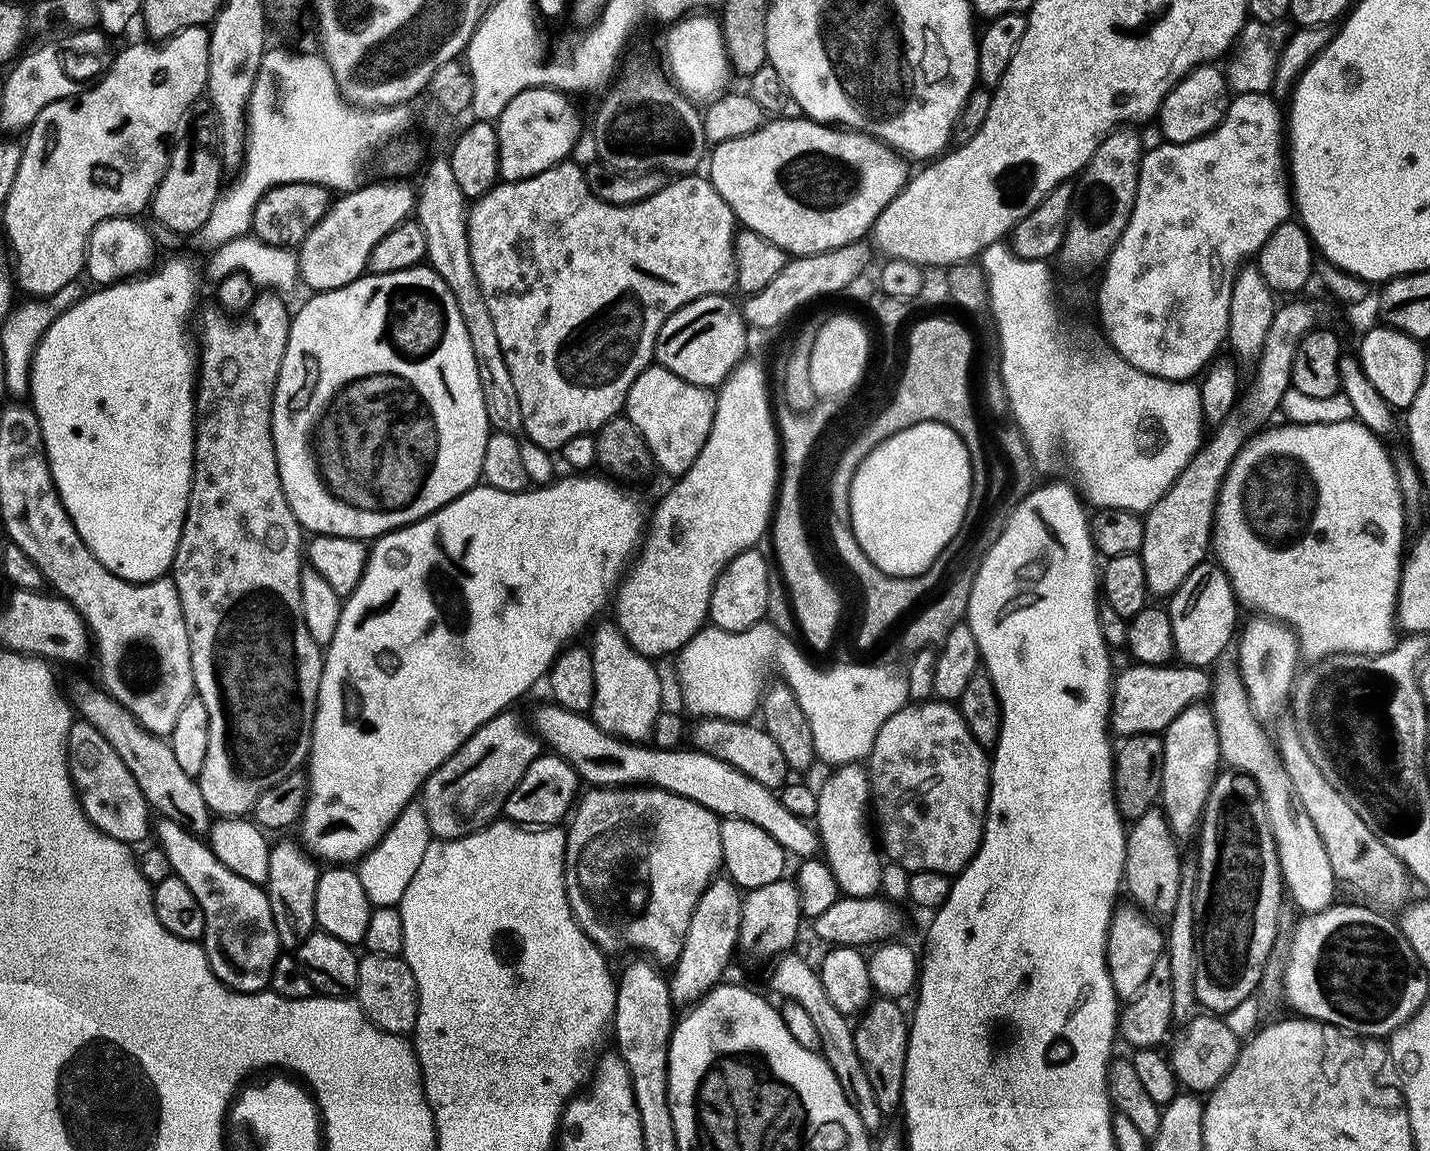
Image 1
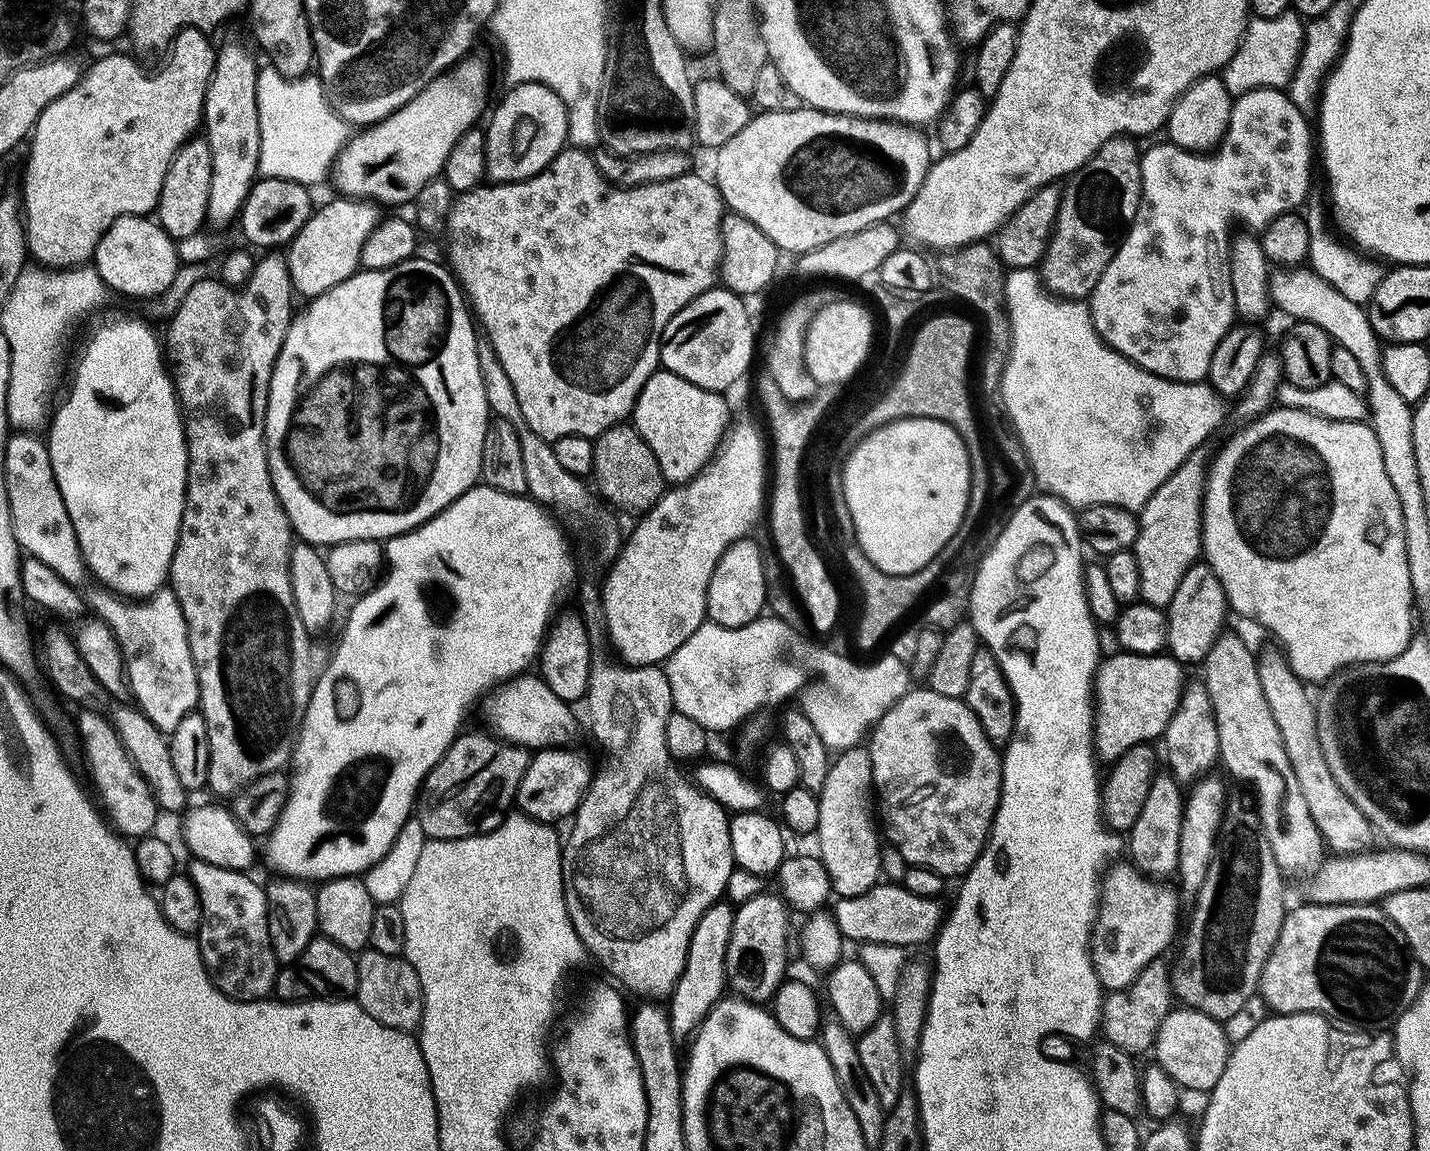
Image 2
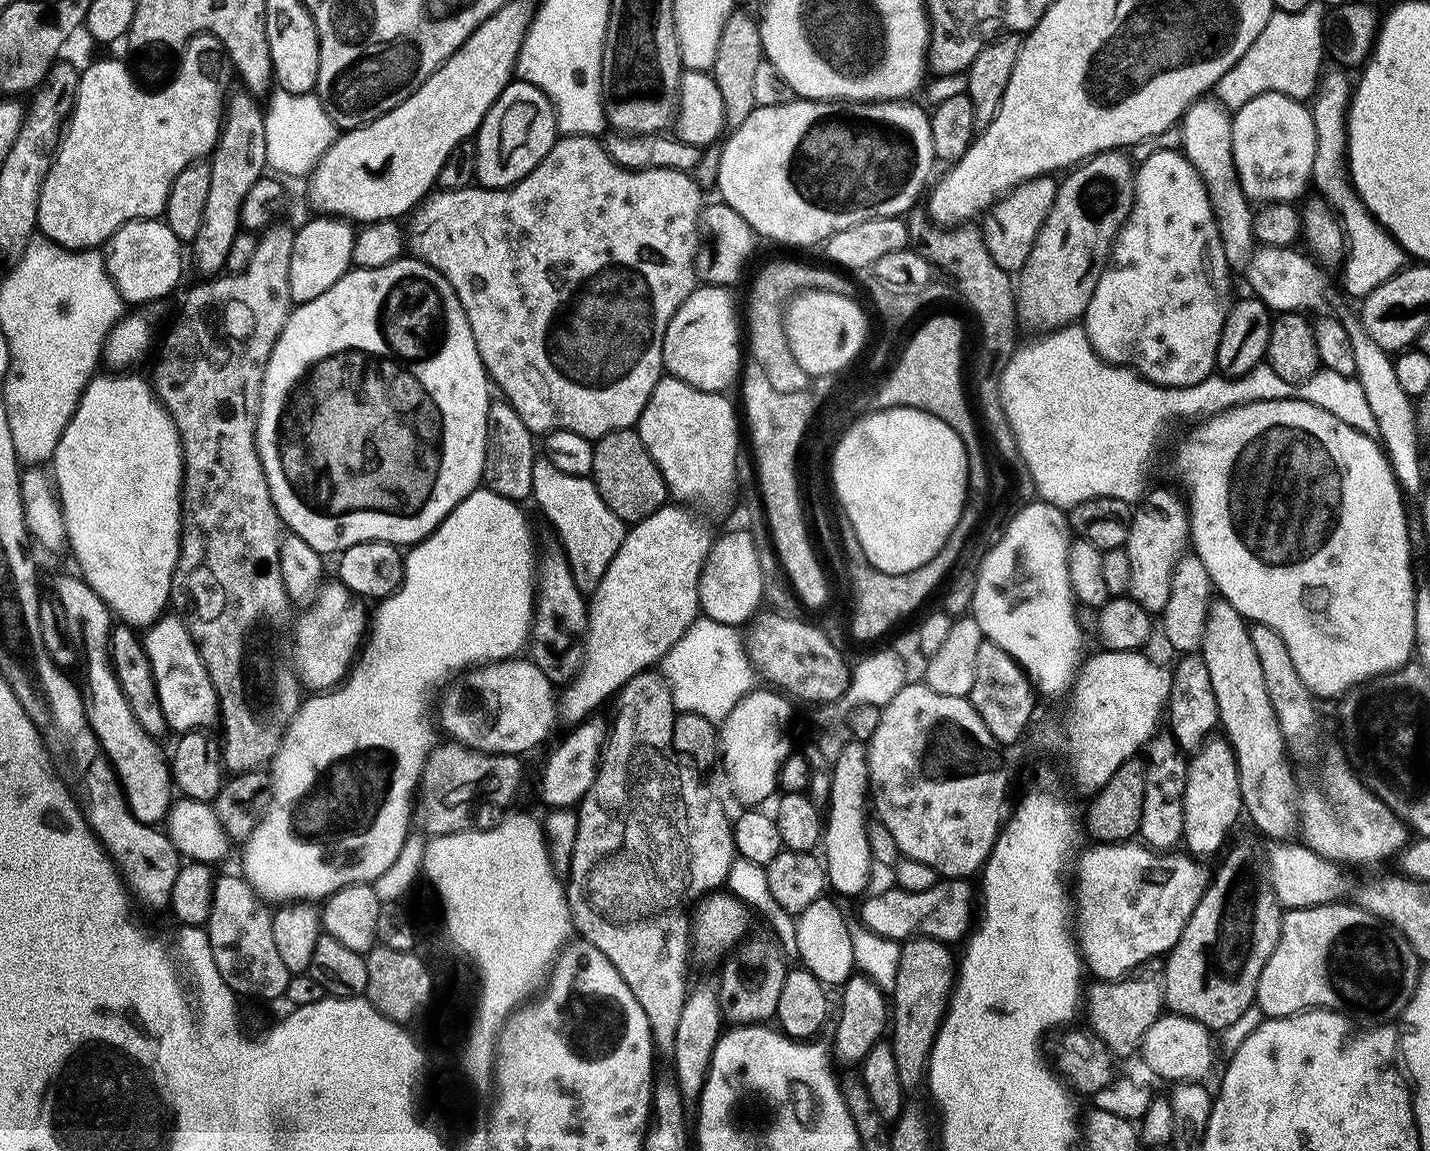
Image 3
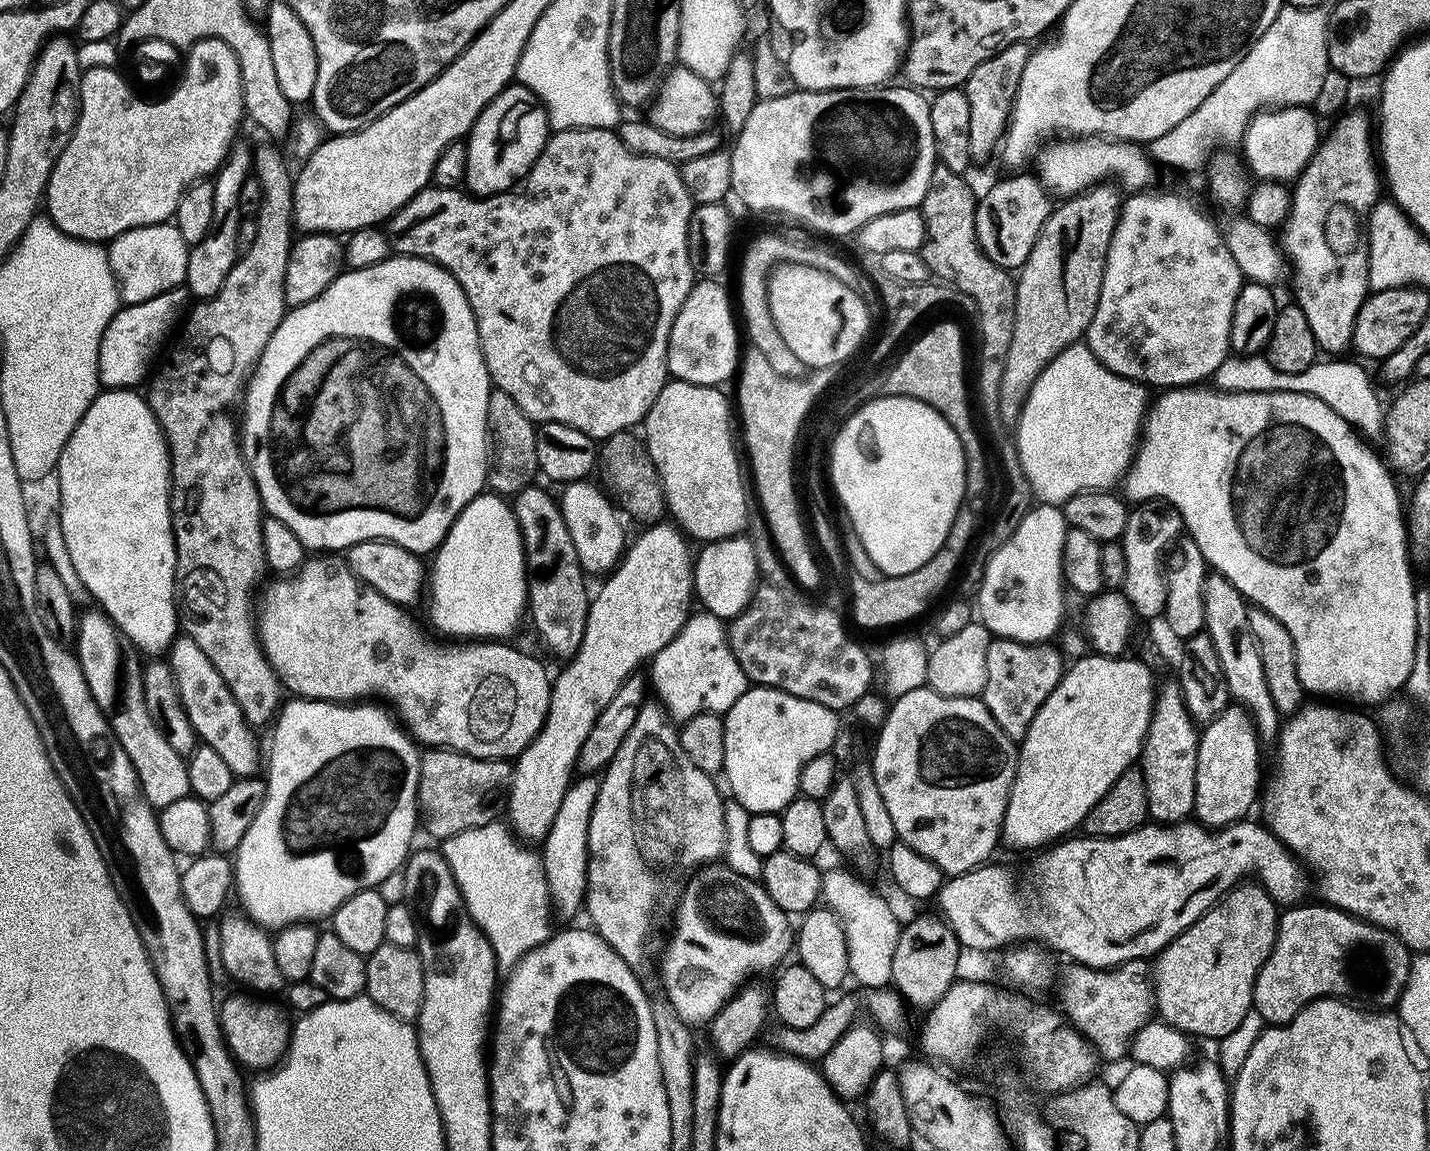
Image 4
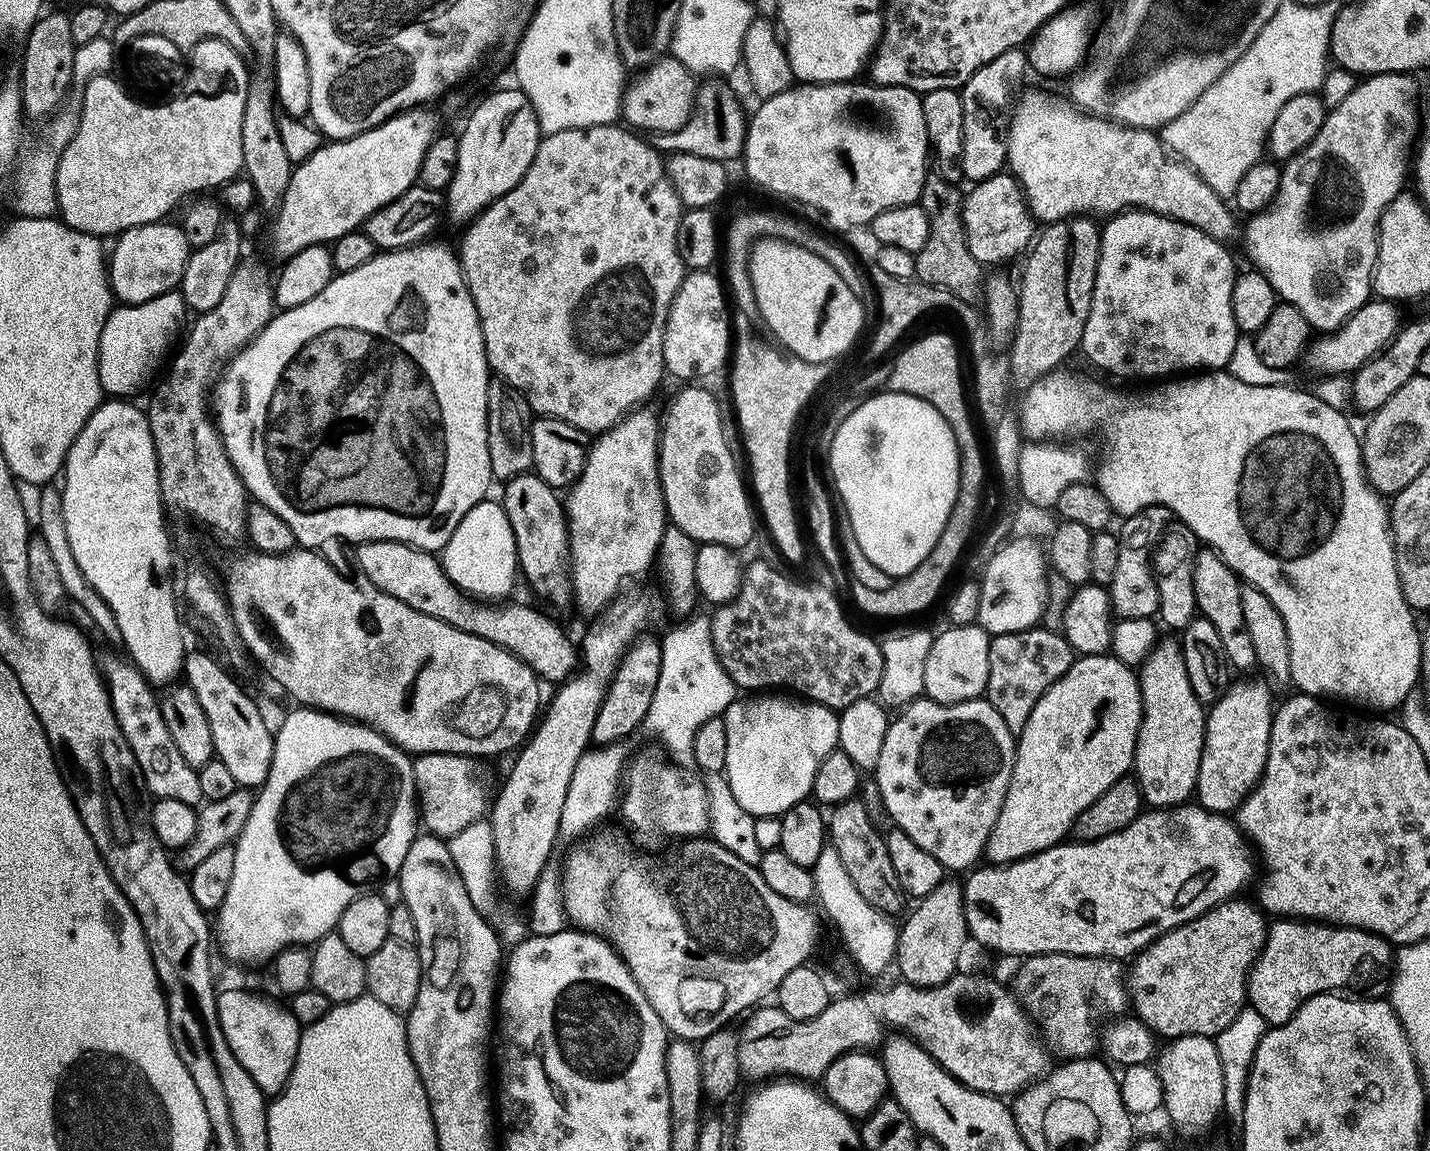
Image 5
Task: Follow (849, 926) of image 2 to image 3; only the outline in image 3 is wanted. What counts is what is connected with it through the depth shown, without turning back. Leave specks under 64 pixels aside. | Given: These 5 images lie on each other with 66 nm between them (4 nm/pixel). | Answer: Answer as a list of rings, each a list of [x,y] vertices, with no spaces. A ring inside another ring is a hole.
[[[964,878],[937,879],[930,890],[907,892],[899,886],[891,886],[885,892],[872,896],[860,908],[860,920],[865,929],[886,939],[903,942],[918,936],[945,942],[963,941],[966,936],[964,919],[968,916],[968,883]]]

